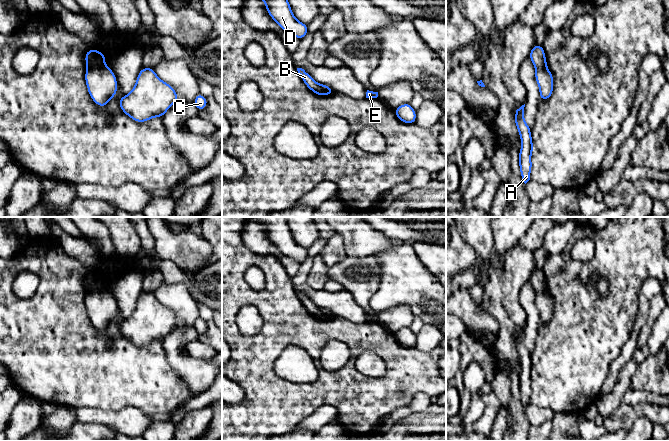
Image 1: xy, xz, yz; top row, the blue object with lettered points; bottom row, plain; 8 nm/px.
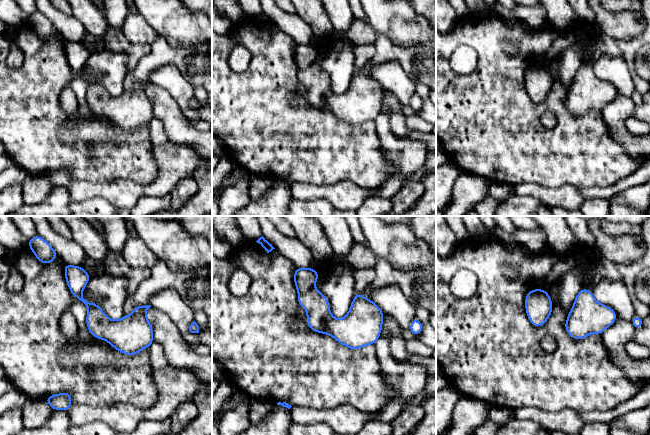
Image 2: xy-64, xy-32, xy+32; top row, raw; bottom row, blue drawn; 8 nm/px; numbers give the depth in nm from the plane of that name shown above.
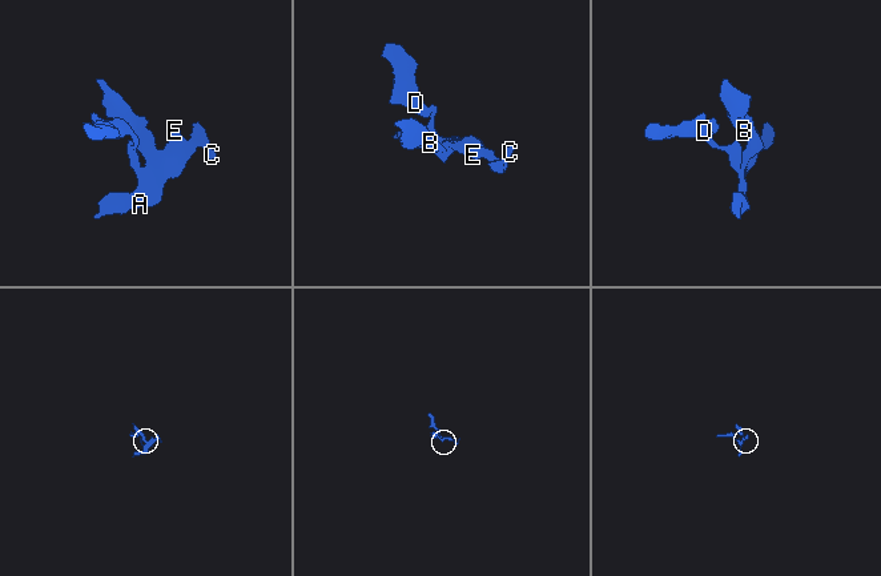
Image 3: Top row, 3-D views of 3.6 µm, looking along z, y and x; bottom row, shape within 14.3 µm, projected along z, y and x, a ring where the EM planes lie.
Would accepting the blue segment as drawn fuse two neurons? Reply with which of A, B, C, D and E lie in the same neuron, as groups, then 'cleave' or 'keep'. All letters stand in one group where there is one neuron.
A B C D E; keep

